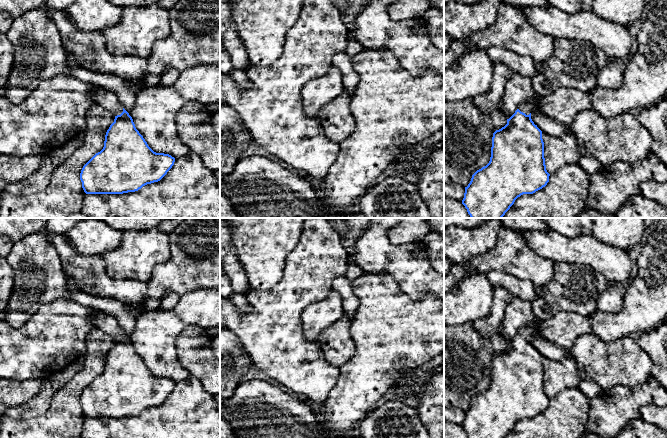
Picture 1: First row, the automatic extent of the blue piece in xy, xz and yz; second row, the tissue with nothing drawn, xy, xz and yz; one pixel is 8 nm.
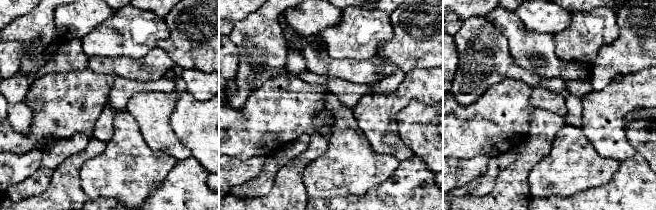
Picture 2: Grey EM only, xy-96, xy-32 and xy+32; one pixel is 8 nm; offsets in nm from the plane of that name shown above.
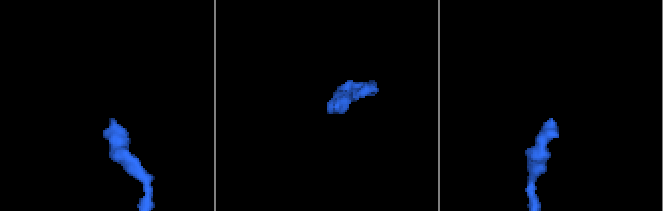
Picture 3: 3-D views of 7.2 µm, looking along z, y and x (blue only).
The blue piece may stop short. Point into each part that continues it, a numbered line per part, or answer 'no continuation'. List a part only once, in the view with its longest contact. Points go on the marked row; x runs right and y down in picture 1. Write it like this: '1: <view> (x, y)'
1: yz (525, 107)

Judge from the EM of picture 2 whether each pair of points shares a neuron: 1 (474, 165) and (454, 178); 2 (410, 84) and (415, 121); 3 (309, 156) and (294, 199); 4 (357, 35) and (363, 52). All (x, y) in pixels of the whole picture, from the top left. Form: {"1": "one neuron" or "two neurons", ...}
{"1": "one neuron", "2": "two neurons", "3": "one neuron", "4": "one neuron"}

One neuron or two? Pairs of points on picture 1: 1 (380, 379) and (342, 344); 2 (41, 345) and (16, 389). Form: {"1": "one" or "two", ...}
{"1": "two", "2": "two"}

